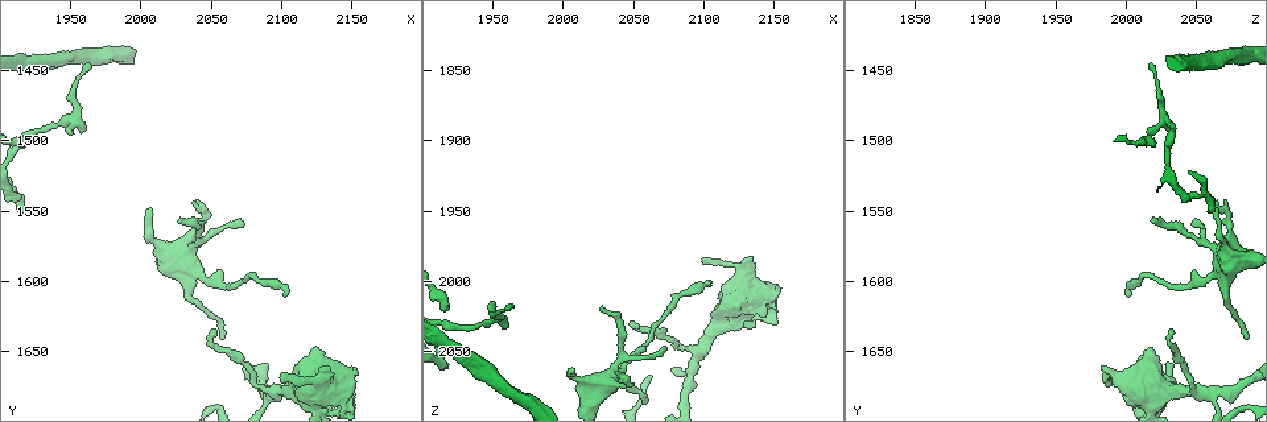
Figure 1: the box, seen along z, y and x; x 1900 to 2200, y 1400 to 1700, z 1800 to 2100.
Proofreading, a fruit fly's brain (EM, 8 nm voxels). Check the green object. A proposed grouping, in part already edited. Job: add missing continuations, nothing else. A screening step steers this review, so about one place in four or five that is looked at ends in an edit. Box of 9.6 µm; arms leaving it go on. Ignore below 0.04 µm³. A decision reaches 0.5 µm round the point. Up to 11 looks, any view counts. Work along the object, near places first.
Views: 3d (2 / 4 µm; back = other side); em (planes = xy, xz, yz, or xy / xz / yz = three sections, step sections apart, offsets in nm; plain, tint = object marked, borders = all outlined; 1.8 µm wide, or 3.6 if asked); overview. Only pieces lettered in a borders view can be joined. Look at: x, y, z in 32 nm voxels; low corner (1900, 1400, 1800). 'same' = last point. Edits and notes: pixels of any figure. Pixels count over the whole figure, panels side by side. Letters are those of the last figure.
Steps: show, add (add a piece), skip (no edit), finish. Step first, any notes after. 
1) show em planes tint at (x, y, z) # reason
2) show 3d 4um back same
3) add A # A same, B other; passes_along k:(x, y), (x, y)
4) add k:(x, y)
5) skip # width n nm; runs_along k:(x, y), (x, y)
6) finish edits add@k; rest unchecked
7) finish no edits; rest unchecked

show em xz step 16 borders at (2104, 1612, 2000) # end of a long branch

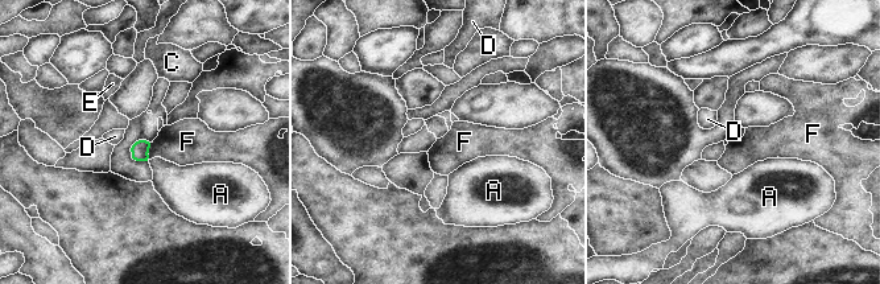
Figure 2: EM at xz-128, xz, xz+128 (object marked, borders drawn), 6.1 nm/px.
show em planes borders same

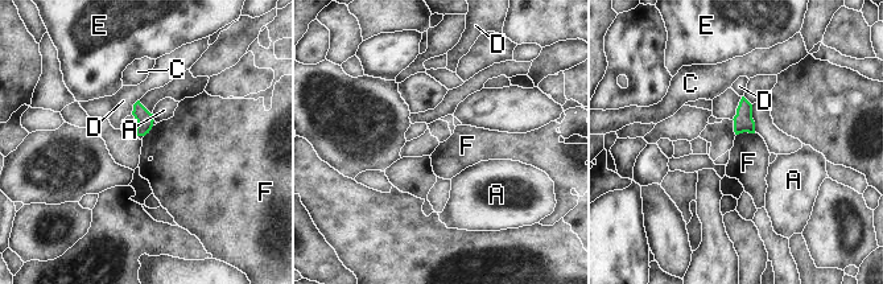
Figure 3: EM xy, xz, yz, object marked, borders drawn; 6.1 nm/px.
skip # A other, C other, D other, E other, F other; border 3:(755, 132), (739, 132), (737, 135); no lettered piece goes on from it

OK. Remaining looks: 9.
show 3d 2um at (2008, 1548, 2066) # thin end

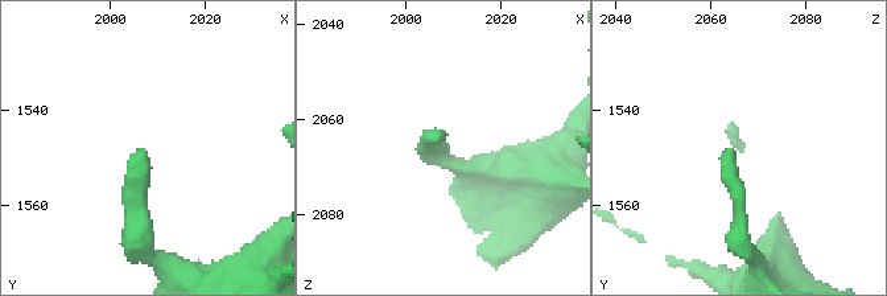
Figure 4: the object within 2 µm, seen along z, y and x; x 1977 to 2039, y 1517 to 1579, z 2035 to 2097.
show em xy step 16 borders at (2007, 1549, 2065)

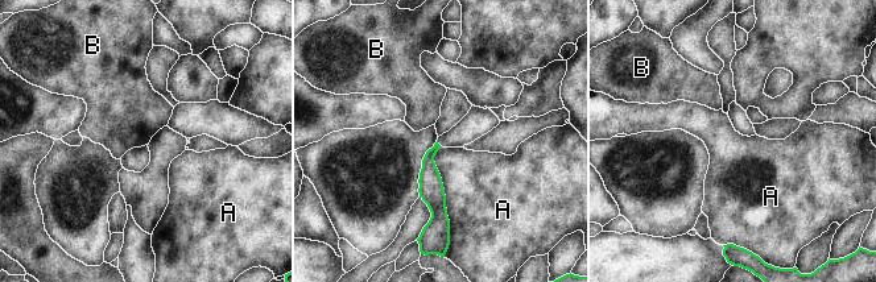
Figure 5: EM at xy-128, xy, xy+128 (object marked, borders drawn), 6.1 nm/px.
show em planes borders same

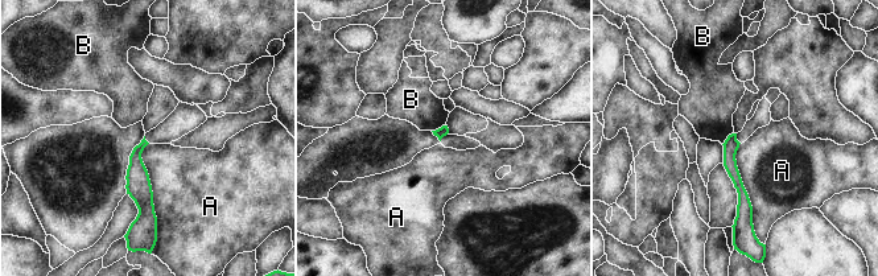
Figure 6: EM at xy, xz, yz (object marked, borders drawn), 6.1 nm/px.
skip # A other, B other; no lettered piece goes on from it

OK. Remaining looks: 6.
show em xz step 8 tint at (1958, 1496, 2032) # thin end

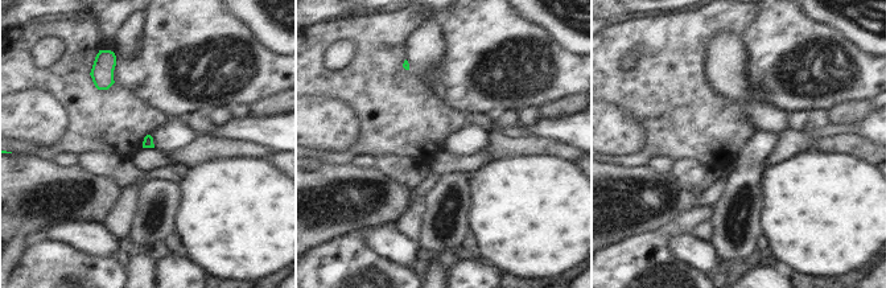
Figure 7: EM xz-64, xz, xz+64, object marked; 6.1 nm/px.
show em xz step 8 borders same

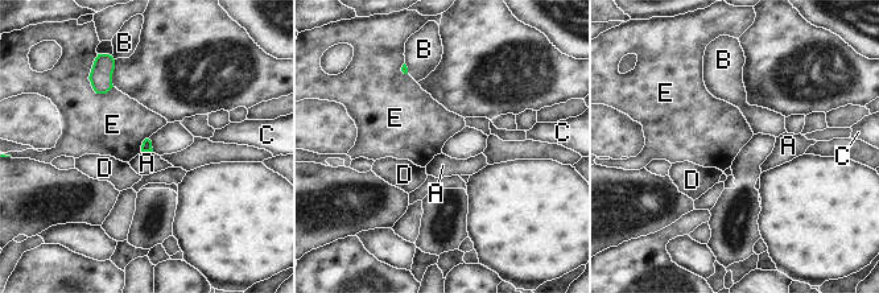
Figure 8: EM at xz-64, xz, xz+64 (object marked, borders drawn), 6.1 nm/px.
skip # A other, B other, C other, D other, E other; border 8:(87, 77), (97, 93), (112, 87); no lettered piece goes on from it

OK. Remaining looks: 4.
show em planes borders at (2100, 1666, 1982) # tapers out

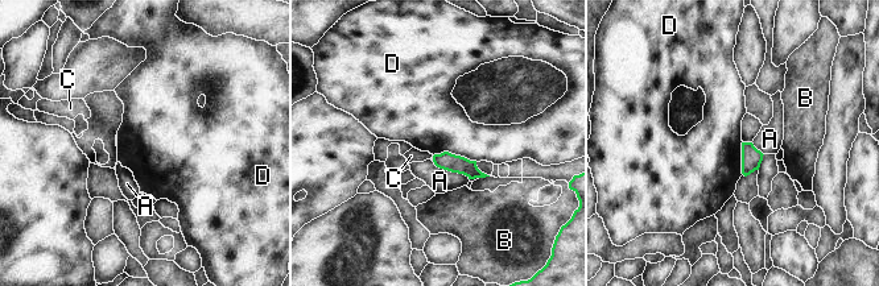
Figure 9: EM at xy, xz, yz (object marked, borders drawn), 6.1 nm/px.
skip # width 110 nm; A other, B other, C other, D other; border 9:(433, 154), (450, 152), (477, 161); none of them fits

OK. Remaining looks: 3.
finish no edits; rest unchecked

